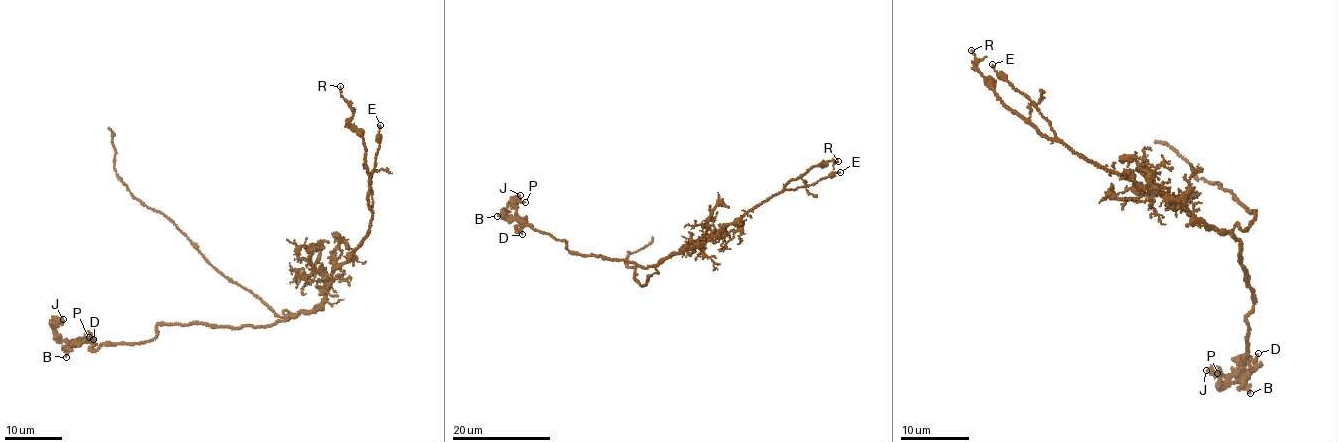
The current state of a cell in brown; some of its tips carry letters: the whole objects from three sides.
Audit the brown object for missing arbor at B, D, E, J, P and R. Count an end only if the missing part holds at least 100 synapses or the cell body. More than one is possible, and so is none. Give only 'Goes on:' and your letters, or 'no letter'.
Goes on: no letter

